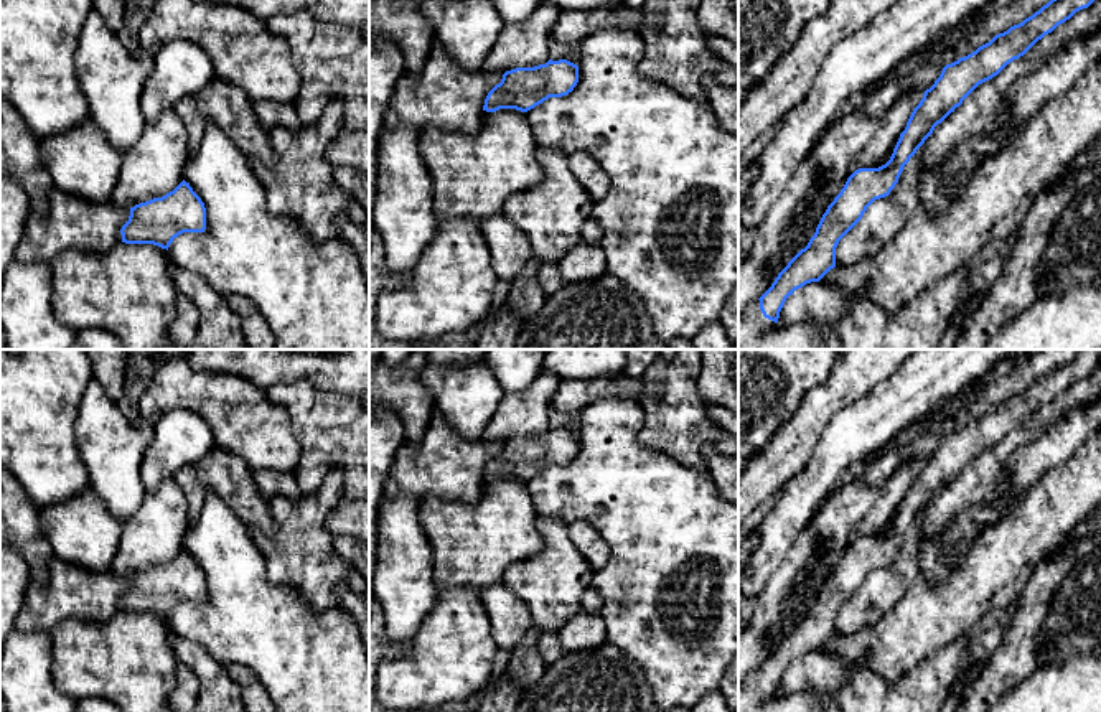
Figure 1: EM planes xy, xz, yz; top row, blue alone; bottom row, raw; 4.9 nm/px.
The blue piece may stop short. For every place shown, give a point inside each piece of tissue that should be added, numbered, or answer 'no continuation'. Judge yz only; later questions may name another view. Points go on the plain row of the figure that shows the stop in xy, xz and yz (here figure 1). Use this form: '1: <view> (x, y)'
1: yz (754, 696)

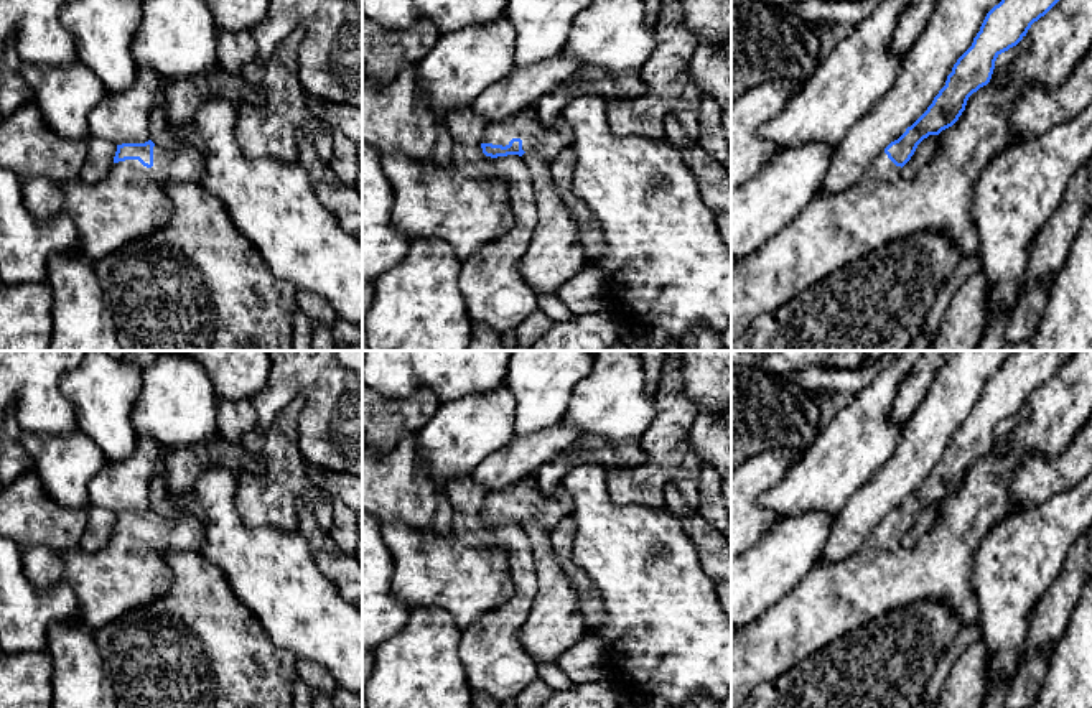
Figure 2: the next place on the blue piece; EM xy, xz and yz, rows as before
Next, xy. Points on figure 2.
1: xy (130, 570)

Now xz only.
1: xz (547, 511)

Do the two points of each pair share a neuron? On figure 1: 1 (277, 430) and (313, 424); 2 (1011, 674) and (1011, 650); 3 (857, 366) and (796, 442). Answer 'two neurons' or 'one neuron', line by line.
1: two neurons
2: one neuron
3: one neuron

